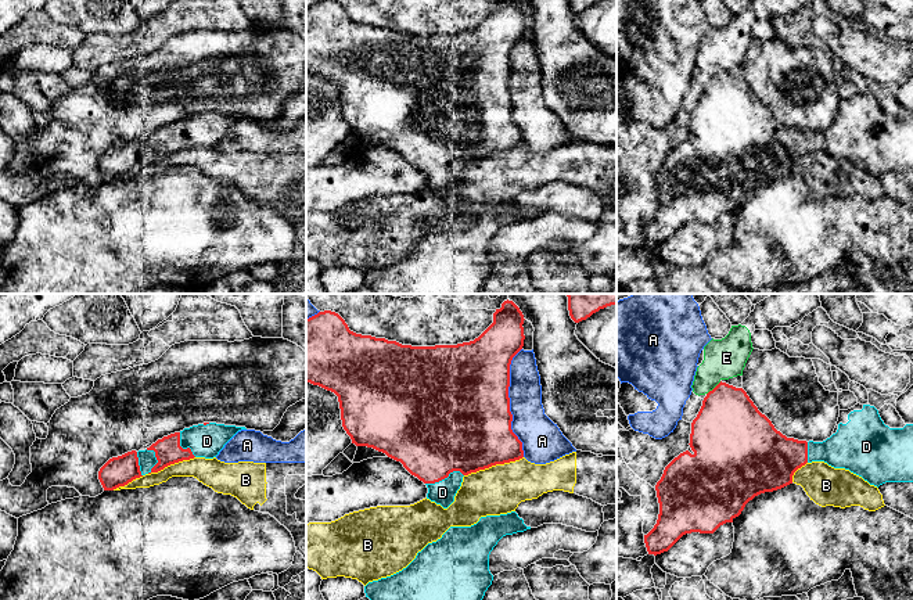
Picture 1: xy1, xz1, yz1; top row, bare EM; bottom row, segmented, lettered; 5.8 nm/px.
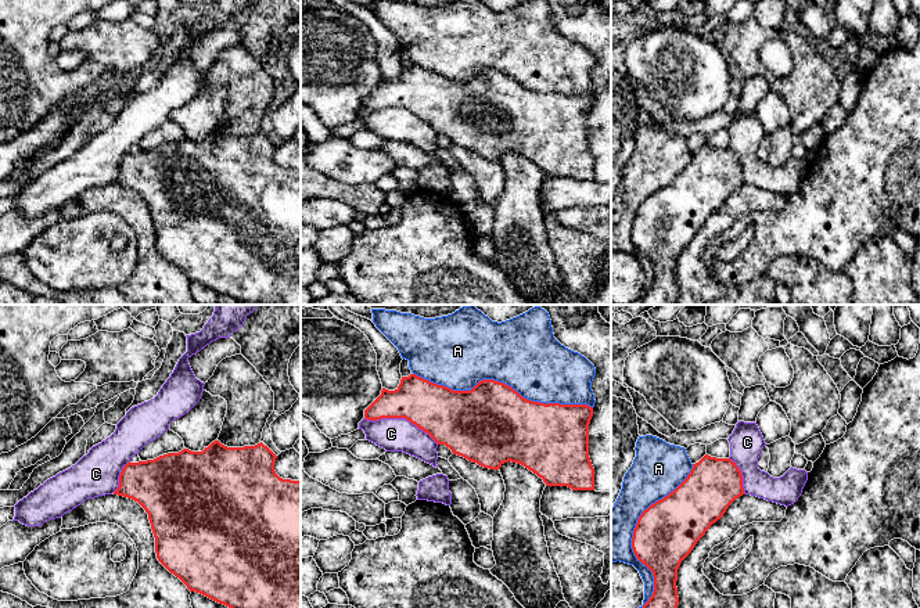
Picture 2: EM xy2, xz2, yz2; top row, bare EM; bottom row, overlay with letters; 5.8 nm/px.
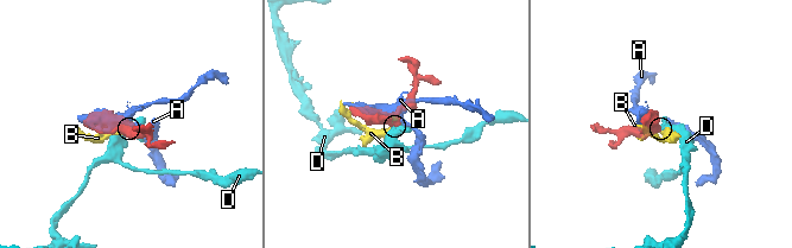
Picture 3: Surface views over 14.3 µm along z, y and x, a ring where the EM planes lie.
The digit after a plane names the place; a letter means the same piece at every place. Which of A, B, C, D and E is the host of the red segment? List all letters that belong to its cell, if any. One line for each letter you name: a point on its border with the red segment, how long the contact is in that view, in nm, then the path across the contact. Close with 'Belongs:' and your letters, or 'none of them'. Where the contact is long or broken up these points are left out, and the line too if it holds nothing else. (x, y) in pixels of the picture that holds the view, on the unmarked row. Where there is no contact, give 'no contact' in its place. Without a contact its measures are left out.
D: meets red in xz1 at (444, 168); contact 240 nm long
Belongs: D

